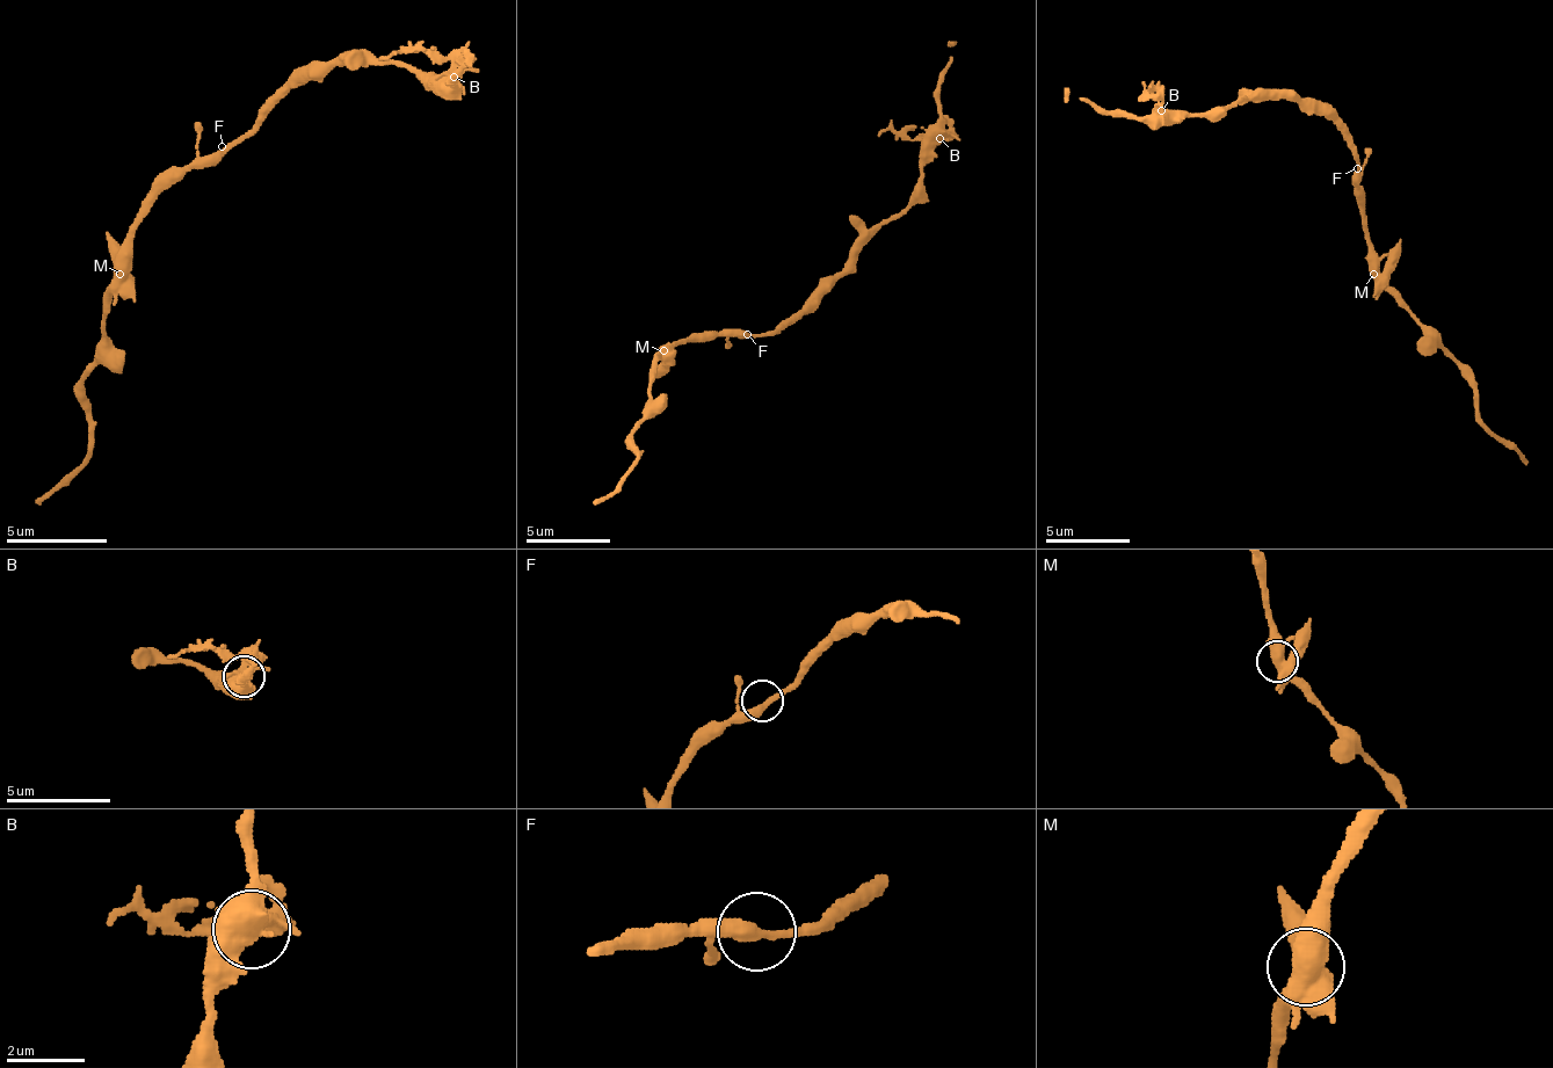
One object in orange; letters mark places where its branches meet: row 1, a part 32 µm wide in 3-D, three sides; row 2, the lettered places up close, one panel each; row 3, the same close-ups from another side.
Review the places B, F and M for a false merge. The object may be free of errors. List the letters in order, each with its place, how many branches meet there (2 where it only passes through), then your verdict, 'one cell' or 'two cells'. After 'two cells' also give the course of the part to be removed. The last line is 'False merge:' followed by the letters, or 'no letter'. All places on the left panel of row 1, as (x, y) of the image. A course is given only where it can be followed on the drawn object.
B: (454, 77) | 6 | two cells | (455, 75), (425, 50), (394, 50), (378, 60)
F: (222, 146) | 2 | one cell
M: (120, 274) | 6 | one cell
False merge: B

